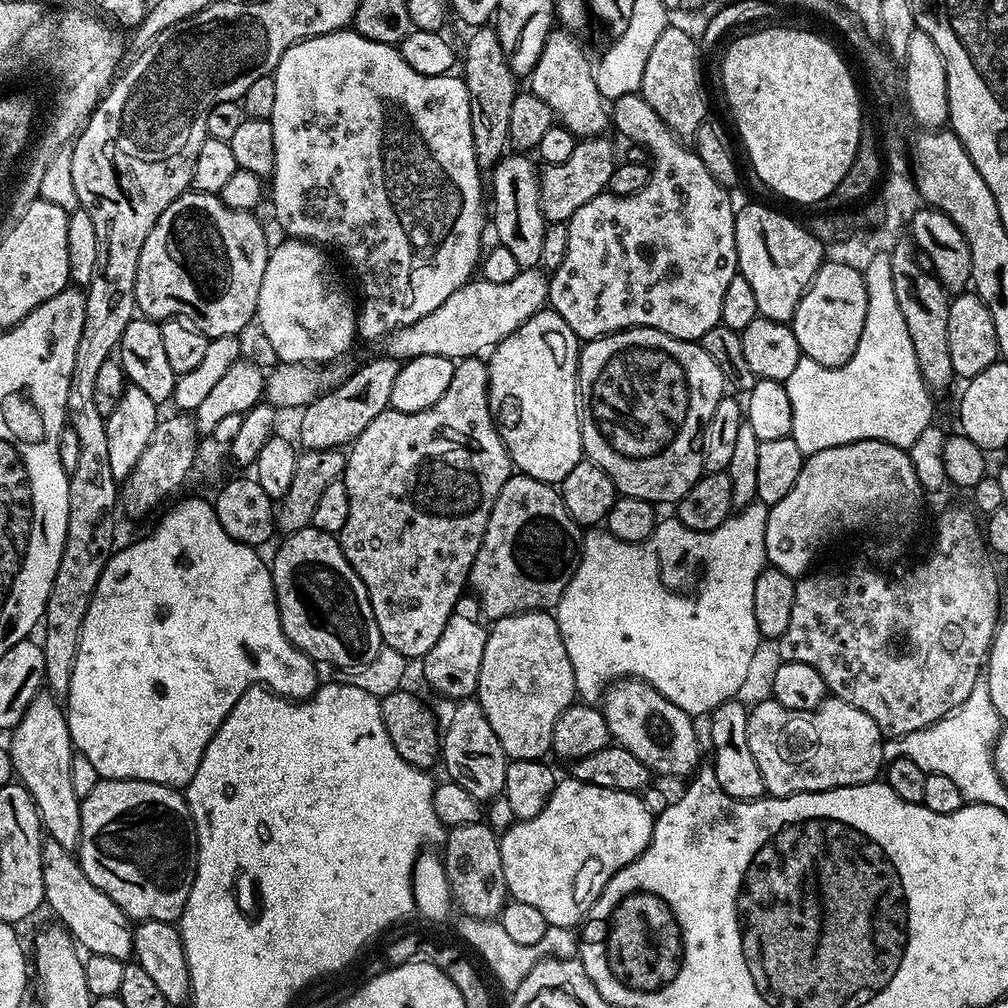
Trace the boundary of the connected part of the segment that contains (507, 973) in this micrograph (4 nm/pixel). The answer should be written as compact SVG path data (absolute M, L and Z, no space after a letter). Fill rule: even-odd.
M459 915L456 922L456 934L466 942L487 964L497 980L511 992L521 984L526 974L533 969L539 960L551 956L553 959L571 960L579 955L579 933L568 927L549 925L545 936L534 945L518 944L509 937L503 926L495 919L478 919L473 916Z

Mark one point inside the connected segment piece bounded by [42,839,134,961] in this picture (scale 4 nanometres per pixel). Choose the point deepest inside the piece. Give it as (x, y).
(96, 923)

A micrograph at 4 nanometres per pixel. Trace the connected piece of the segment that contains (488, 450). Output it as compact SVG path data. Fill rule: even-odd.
M477 355L477 356L472 356L472 357L470 357L470 358L468 358L468 359L463 359L463 360L461 360L461 361L459 361L459 363L457 363L457 364L456 364L456 369L455 369L455 370L454 370L454 378L450 378L450 386L446 386L446 394L442 394L442 398L438 398L438 402L434 402L434 406L430 406L430 407L429 407L429 408L427 408L427 409L426 409L426 410L418 410L418 411L417 411L417 412L399 412L399 411L398 411L398 410L394 410L394 409L393 409L393 408L392 408L392 407L391 407L391 406L389 406L389 407L387 407L387 408L385 408L385 410L384 410L384 412L383 412L383 413L382 413L382 414L378 414L378 418L374 418L374 422L370 422L370 426L366 426L366 430L362 430L362 434L358 434L358 438L357 438L357 439L356 439L356 440L353 440L353 441L352 441L352 443L351 443L351 445L350 445L350 447L349 447L349 448L348 448L348 449L347 449L347 452L346 452L346 459L345 459L345 462L344 462L344 475L343 475L343 477L342 477L342 479L343 479L343 482L344 482L344 485L345 485L345 486L346 486L346 494L347 494L347 495L348 495L348 497L349 497L349 498L350 498L350 514L346 514L346 526L345 526L345 527L344 527L344 528L343 528L343 529L342 529L342 530L341 530L341 531L340 531L340 532L339 532L339 534L338 534L338 539L339 539L339 542L340 542L340 549L342 549L342 550L343 550L343 552L344 552L344 557L345 557L345 558L346 558L346 559L347 559L347 560L348 560L348 561L349 561L349 562L350 562L350 566L351 566L351 567L352 567L352 568L353 568L353 569L354 569L354 571L356 571L356 573L357 573L357 574L358 574L358 578L362 578L362 582L363 582L363 583L364 583L364 585L365 585L365 586L366 586L366 594L367 594L367 595L368 595L368 597L369 597L369 598L370 598L370 606L371 606L371 607L372 607L372 609L373 609L373 610L374 610L374 622L378 622L378 630L379 630L379 631L380 631L380 639L381 639L381 641L382 641L382 644L383 644L383 646L386 646L386 647L390 647L390 649L391 649L391 650L396 650L396 651L397 651L397 652L398 652L398 653L400 653L400 654L402 654L402 655L403 655L403 656L405 656L405 657L407 657L407 658L413 658L413 656L416 656L416 658L423 658L423 656L424 656L424 655L425 655L425 654L427 654L427 652L428 652L428 651L429 651L429 650L430 650L430 646L434 646L434 642L438 642L438 637L439 637L439 636L441 636L441 635L442 635L442 630L446 630L446 622L447 622L447 621L448 621L448 619L449 619L449 618L450 618L450 617L451 617L451 616L452 616L452 615L453 615L453 614L454 614L454 613L455 613L455 612L456 612L456 611L457 611L457 608L456 608L456 603L458 603L458 602L459 602L459 600L460 600L460 595L462 595L462 594L463 594L463 592L464 592L464 588L465 588L465 592L466 592L466 585L467 585L467 584L468 584L468 583L469 583L469 580L470 580L470 577L471 577L471 574L472 574L472 563L473 563L473 562L474 562L474 558L475 558L475 557L476 557L476 555L477 555L477 554L478 554L478 550L479 550L479 549L480 549L480 547L481 547L481 546L482 546L482 538L483 538L483 537L484 537L484 535L485 535L485 534L486 534L486 526L487 526L487 525L488 525L488 523L489 523L489 522L490 522L490 514L491 514L491 513L492 513L492 511L493 511L493 510L494 510L494 502L495 502L495 501L496 501L496 499L497 499L497 498L498 498L498 494L499 494L499 493L500 493L500 491L501 491L501 490L502 490L502 486L503 486L503 485L504 485L504 483L505 483L505 482L507 482L507 480L508 480L508 477L509 477L509 476L511 476L511 475L513 475L513 472L514 472L514 465L513 465L513 462L512 462L512 459L511 459L511 458L509 458L509 456L508 456L508 451L507 451L507 450L506 450L506 446L505 446L505 445L504 445L504 443L503 443L503 442L502 442L502 438L501 438L501 437L500 437L500 435L499 435L499 434L498 434L498 430L497 430L497 429L496 429L496 424L495 424L495 422L494 422L494 421L493 421L493 420L492 420L492 415L491 415L491 414L490 414L490 406L489 406L489 405L488 405L488 366L487 366L487 363L485 363L485 361L484 361L484 360L483 360L483 359L481 359L481 357L480 357L480 356L479 356L479 355Z

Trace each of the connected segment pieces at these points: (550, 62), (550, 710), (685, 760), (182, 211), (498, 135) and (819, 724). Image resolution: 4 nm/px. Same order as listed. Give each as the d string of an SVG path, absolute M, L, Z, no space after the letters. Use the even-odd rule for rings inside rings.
M553 27L532 71L530 91L542 98L550 106L553 117L578 138L603 136L610 128L610 112L596 85L593 61L588 61L583 46L576 40L579 39L568 29Z
M551 611L516 612L491 621L486 650L482 650L482 670L478 670L475 699L480 701L486 722L490 722L494 734L498 734L498 742L502 742L502 750L509 760L544 760L552 752L554 726L577 699L577 694L574 666L570 666L566 645Z
M618 680L615 684L609 684L607 692L602 697L602 711L606 718L608 735L619 747L630 750L638 762L646 765L649 773L660 776L685 776L691 777L699 769L702 763L700 757L700 740L696 737L696 728L693 717L682 711L674 702L670 702L654 686L650 686L645 680Z
M189 190L170 202L162 210L162 218L154 222L150 238L142 242L142 254L138 254L138 278L136 279L136 306L141 317L163 322L177 318L192 325L203 336L239 337L240 331L253 323L258 306L258 290L262 290L262 274L266 274L266 262L270 243L264 237L259 215L242 210L230 210L219 195Z
M480 26L462 48L462 79L470 94L470 134L474 138L474 154L481 173L491 173L500 157L509 151L510 109L518 91L518 78L502 54L502 42L498 42L495 27Z
M765 698L761 704L751 705L748 733L750 754L754 754L767 795L772 798L871 784L886 764L886 737L878 722L870 714L835 698L825 699L819 708L809 712L790 710L777 700Z

